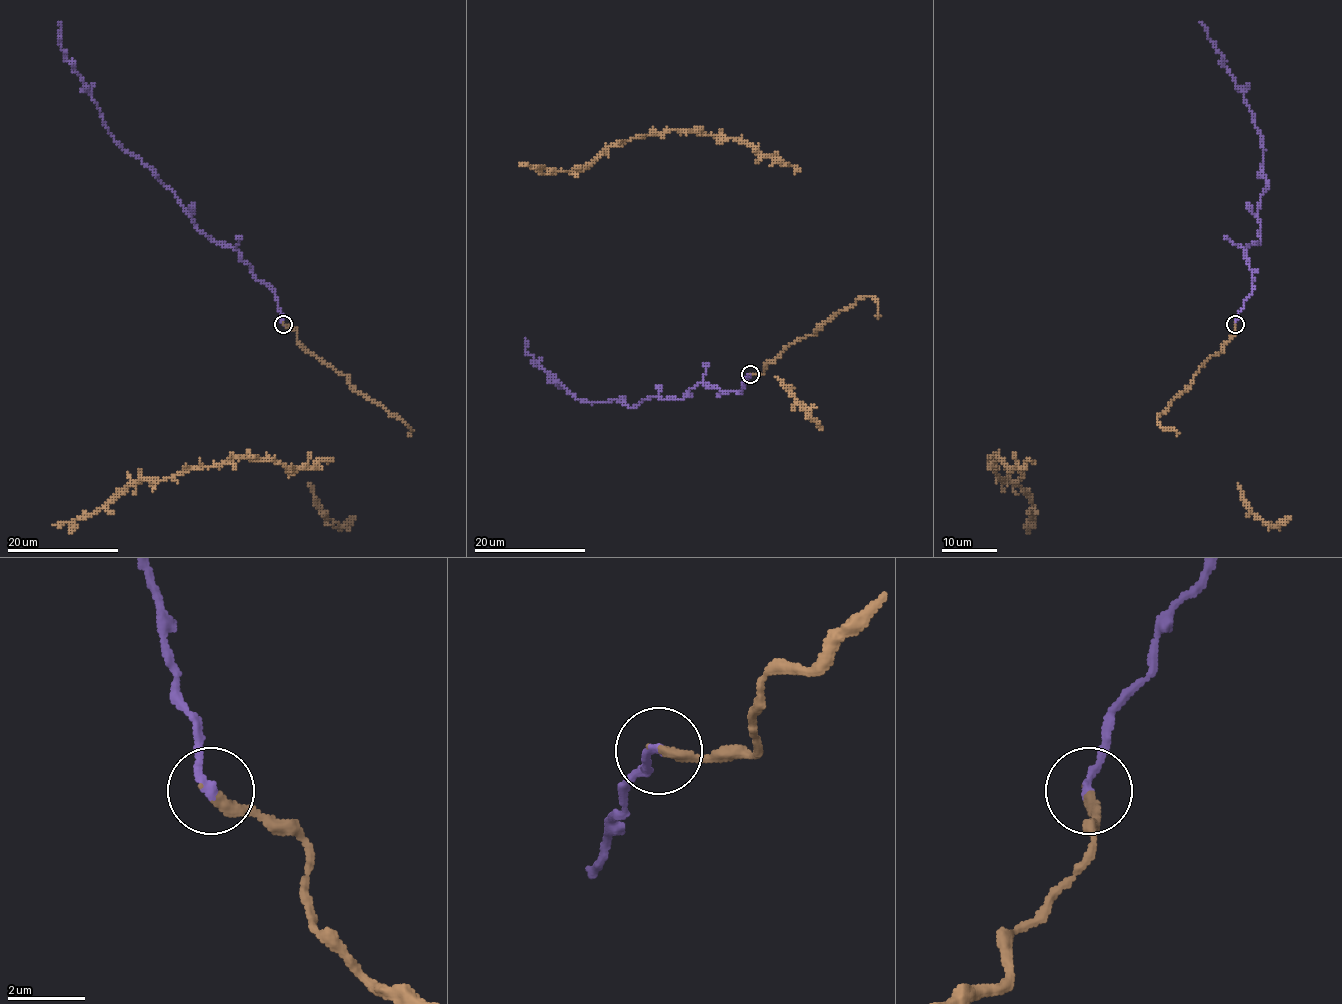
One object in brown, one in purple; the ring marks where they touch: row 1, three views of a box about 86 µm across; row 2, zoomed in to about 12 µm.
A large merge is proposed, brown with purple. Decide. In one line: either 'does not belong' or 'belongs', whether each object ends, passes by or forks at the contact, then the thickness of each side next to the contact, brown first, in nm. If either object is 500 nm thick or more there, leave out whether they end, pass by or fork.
belongs; brown ends; purple ends; calibres 280 and 220 nm

